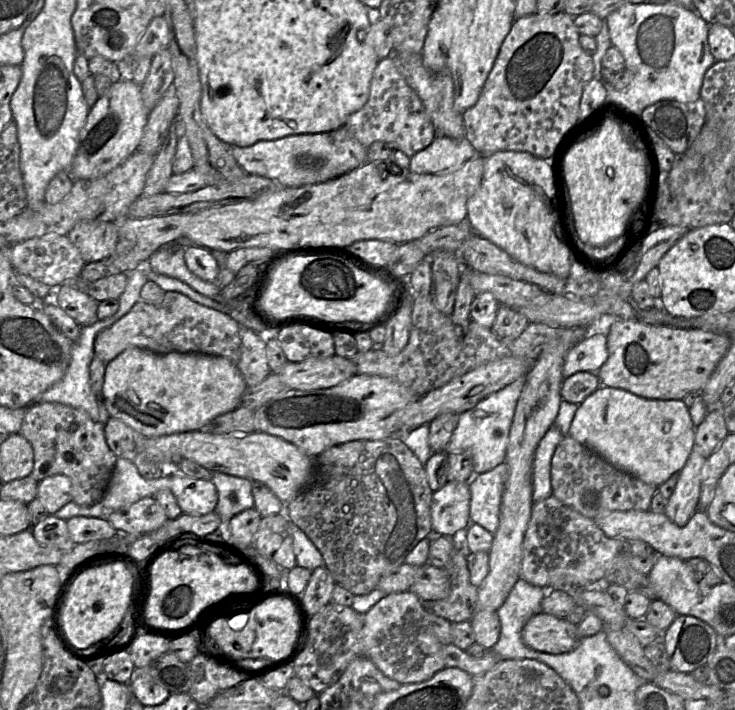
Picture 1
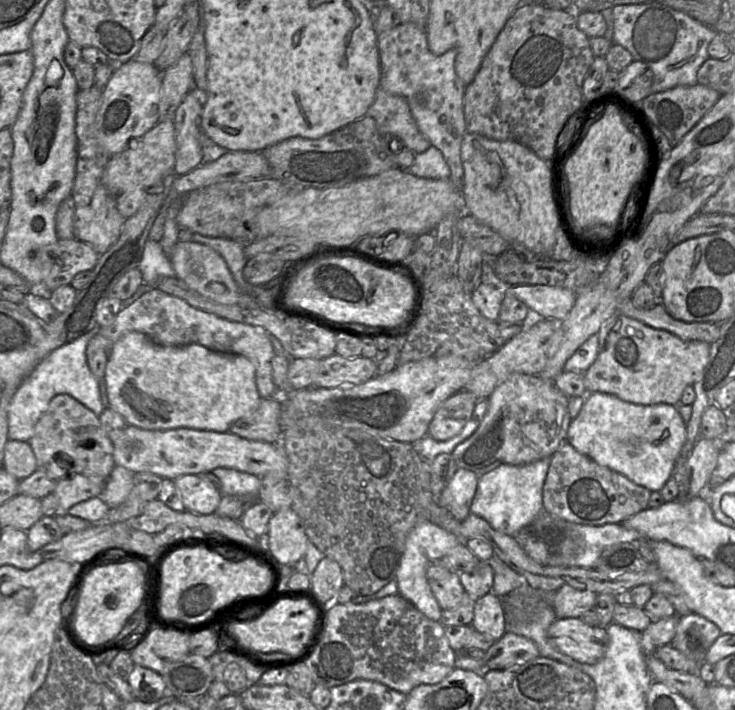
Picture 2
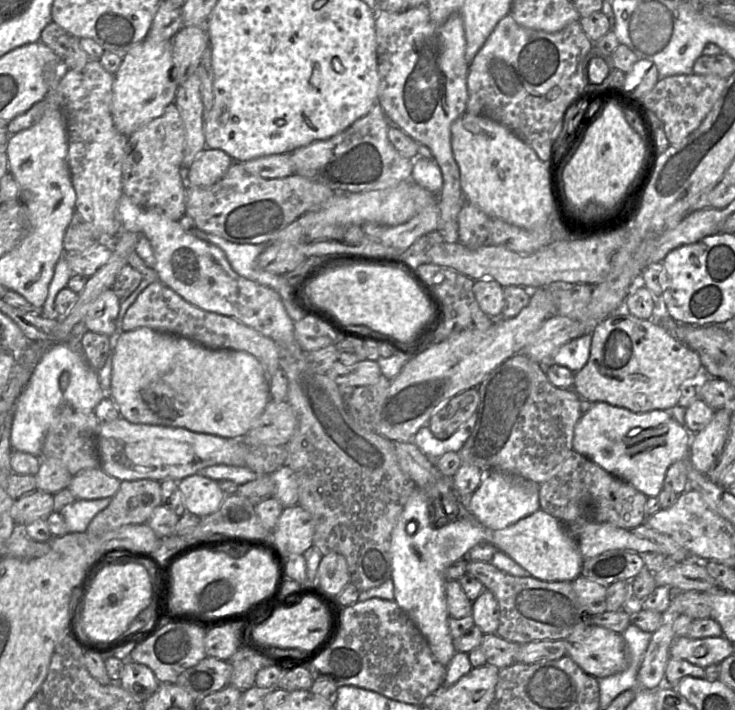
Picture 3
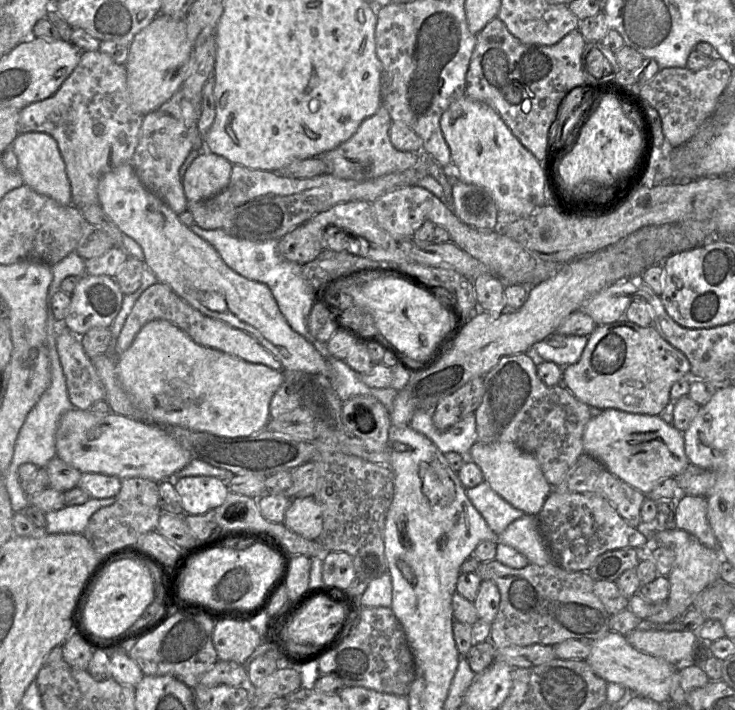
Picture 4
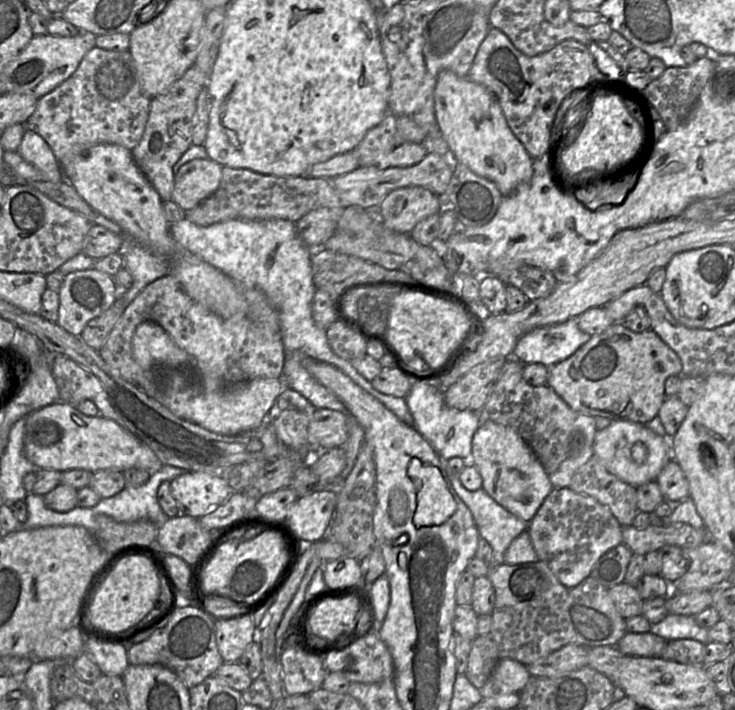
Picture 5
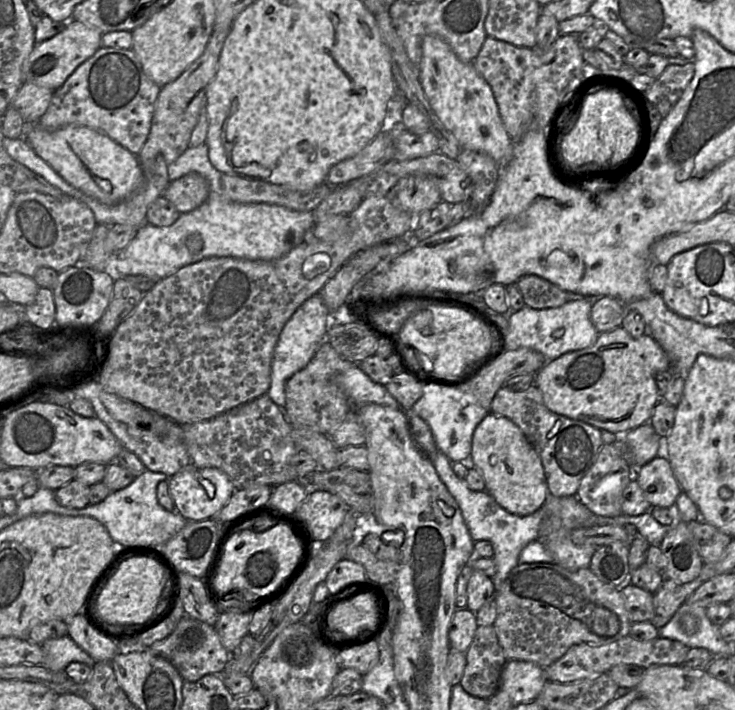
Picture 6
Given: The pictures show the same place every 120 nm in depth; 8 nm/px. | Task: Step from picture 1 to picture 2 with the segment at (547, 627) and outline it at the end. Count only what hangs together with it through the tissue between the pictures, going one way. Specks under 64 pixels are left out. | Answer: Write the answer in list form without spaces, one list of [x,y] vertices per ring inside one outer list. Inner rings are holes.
[[[580,618],[555,619],[548,637],[561,653],[590,665],[604,657],[609,642],[606,627],[590,626]]]

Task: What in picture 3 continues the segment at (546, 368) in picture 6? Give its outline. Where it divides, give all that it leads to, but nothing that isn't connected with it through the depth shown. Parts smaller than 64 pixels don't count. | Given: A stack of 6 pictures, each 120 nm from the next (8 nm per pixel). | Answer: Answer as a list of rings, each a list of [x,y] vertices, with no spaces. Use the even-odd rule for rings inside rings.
[[[623,308],[600,322],[591,332],[592,343],[586,365],[574,373],[574,391],[581,399],[605,402],[635,413],[652,410],[670,411],[678,405],[681,386],[699,379],[703,367],[699,354],[677,340],[667,329],[652,319],[643,320]]]

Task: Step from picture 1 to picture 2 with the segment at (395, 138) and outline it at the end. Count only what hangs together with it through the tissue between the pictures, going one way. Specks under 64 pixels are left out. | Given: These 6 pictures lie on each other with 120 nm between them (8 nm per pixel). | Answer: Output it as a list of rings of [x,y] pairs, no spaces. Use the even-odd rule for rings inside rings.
[[[379,87],[366,115],[375,120],[382,135],[398,137],[415,154],[425,152],[431,146],[420,132],[407,100],[402,96],[390,94]]]

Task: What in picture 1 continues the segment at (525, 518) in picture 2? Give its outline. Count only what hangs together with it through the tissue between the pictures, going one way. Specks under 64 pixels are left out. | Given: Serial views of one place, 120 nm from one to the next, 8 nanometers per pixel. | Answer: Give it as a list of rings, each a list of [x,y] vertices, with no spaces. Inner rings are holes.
[[[553,424],[540,440],[534,456],[532,468],[533,503],[552,495],[551,463],[554,452],[564,435]],[[504,461],[482,474],[475,474],[469,482],[471,494],[470,521],[487,531],[497,531],[500,519],[500,506],[509,468]]]

